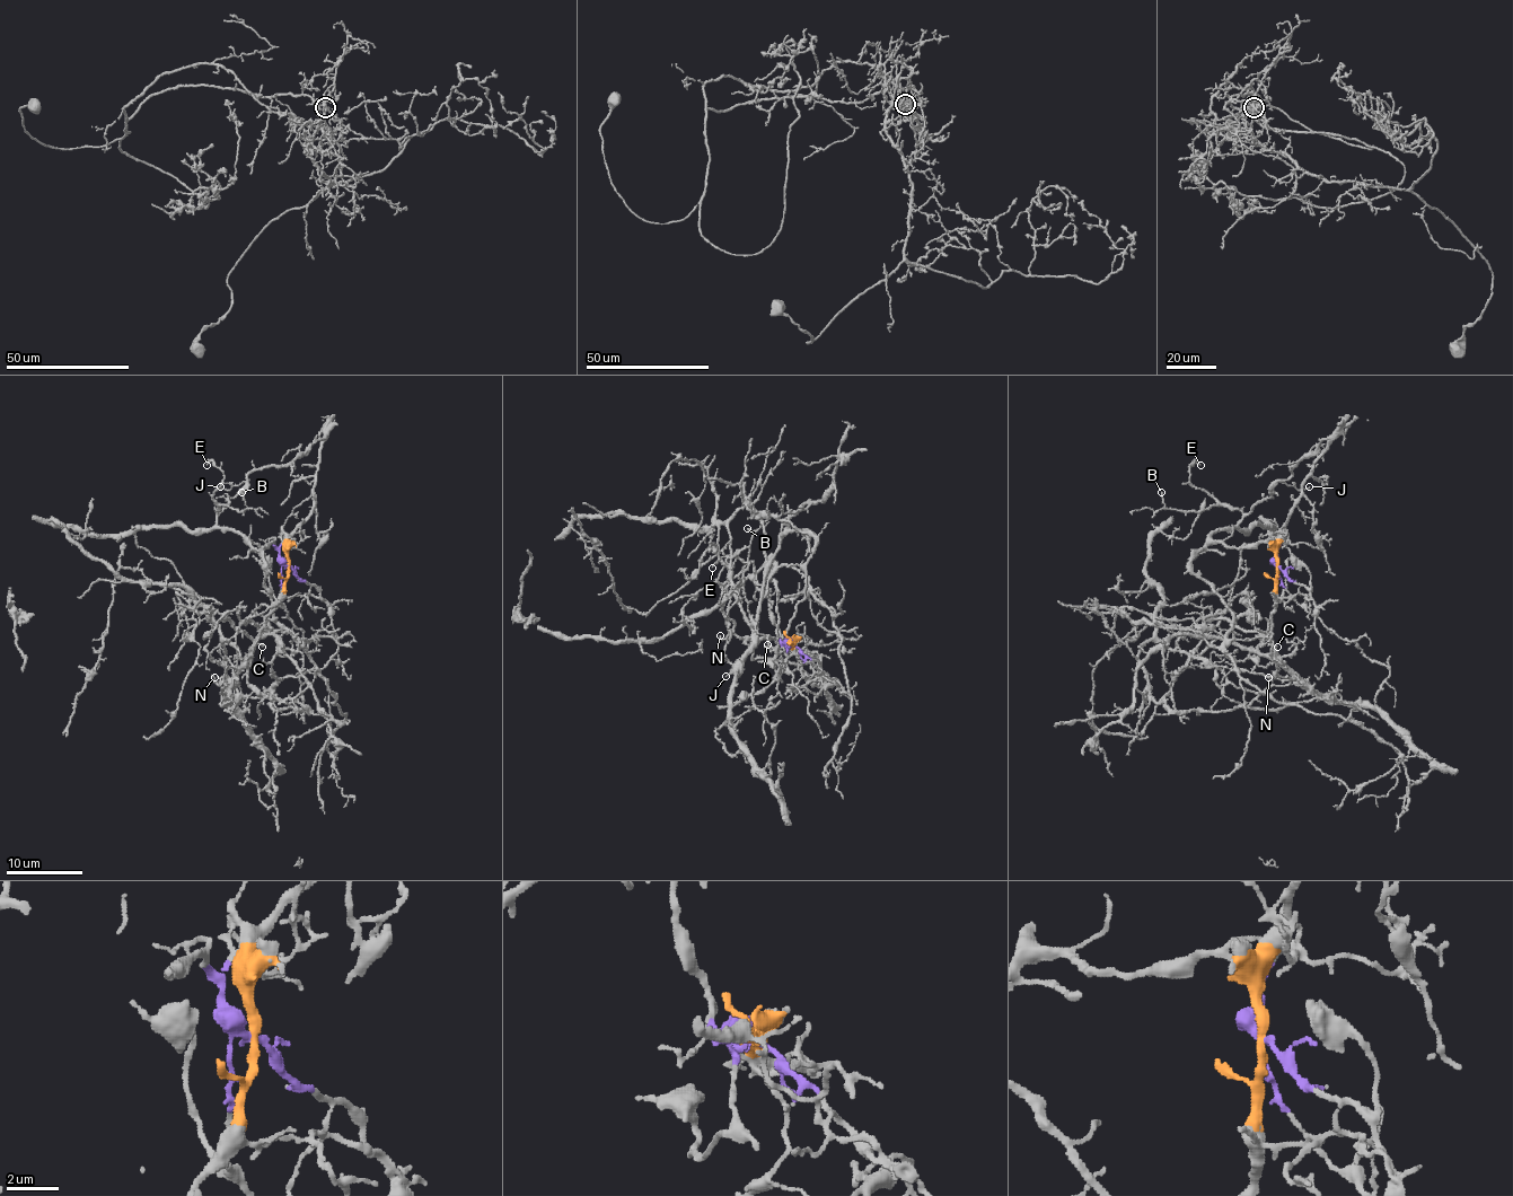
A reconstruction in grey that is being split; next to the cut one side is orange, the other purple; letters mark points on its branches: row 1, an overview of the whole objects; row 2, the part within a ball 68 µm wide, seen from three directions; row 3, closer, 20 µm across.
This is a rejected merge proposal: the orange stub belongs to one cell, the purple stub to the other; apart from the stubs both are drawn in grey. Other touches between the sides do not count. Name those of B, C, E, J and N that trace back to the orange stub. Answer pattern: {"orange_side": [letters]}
{"orange_side": ["C", "N"]}

